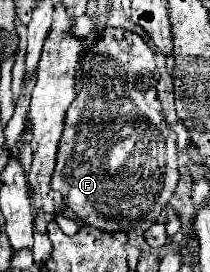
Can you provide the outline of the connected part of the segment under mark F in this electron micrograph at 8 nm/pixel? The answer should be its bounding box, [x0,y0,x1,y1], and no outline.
[52,27,178,235]

